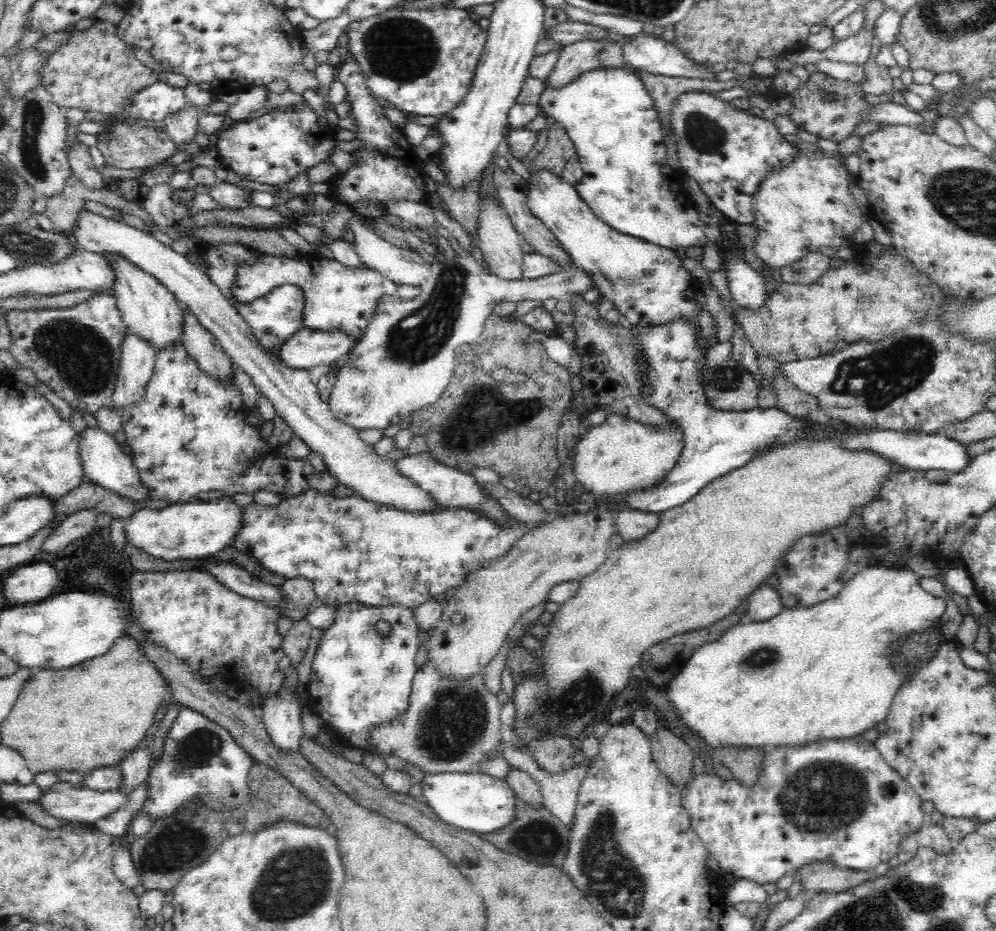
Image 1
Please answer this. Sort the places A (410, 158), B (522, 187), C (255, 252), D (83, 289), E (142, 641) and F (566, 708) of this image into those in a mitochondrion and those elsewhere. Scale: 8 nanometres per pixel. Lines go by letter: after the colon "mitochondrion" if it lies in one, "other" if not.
A: other
B: other
C: other
D: other
E: other
F: mitochondrion

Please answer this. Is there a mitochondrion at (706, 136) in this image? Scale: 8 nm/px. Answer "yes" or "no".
yes

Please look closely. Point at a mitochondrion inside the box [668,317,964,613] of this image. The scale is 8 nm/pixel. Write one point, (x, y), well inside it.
(878, 378)

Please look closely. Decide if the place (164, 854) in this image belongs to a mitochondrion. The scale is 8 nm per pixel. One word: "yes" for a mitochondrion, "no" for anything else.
yes

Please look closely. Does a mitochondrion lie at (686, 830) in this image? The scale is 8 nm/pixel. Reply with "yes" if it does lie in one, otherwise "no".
no

